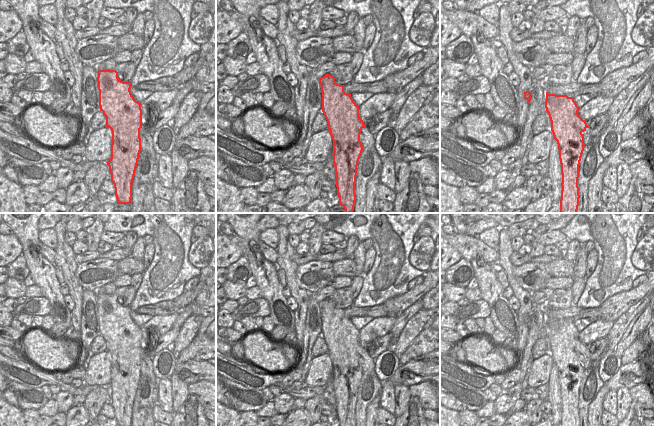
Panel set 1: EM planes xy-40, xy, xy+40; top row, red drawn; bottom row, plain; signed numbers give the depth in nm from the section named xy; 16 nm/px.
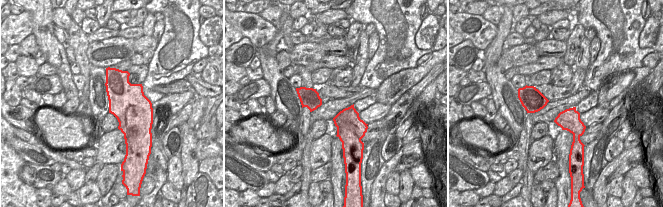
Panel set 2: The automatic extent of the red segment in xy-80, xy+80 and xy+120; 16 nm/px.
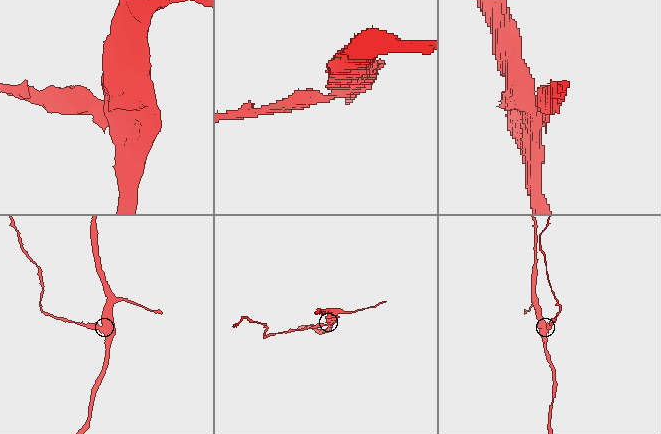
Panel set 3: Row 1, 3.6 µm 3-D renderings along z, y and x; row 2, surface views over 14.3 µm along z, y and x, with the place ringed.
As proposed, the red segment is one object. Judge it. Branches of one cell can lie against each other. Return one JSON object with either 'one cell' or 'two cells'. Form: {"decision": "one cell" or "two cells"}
{"decision": "two cells"}

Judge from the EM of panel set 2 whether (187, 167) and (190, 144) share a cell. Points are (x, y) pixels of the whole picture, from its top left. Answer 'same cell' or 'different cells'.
same cell

